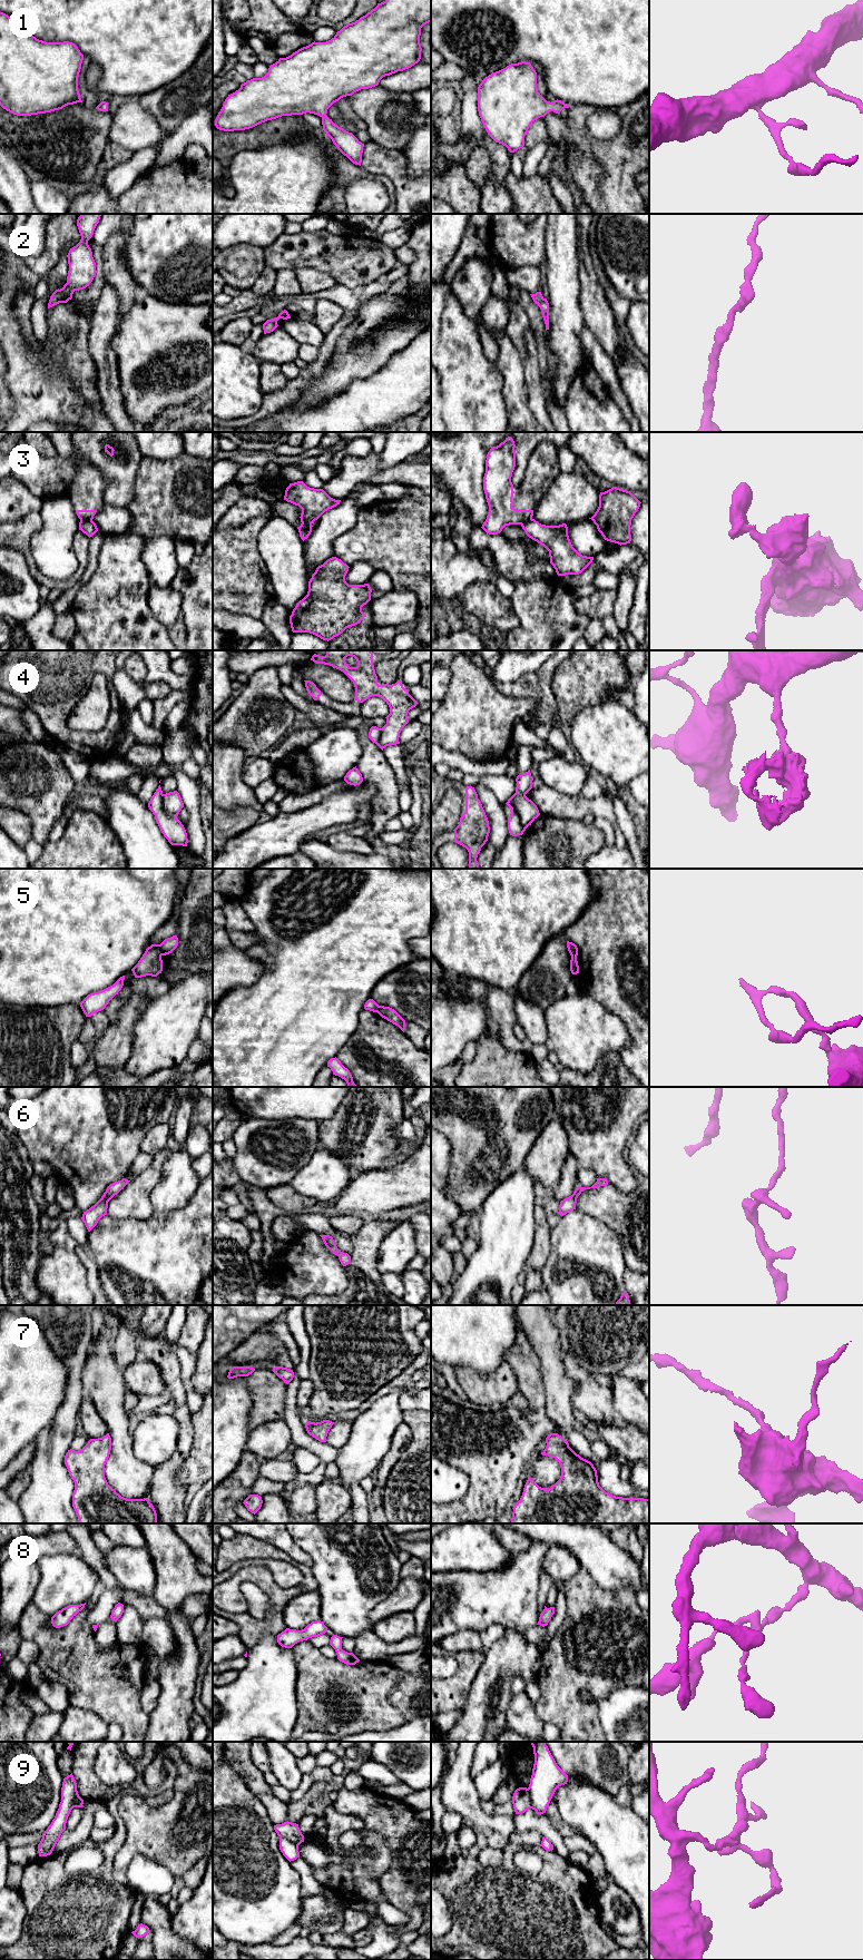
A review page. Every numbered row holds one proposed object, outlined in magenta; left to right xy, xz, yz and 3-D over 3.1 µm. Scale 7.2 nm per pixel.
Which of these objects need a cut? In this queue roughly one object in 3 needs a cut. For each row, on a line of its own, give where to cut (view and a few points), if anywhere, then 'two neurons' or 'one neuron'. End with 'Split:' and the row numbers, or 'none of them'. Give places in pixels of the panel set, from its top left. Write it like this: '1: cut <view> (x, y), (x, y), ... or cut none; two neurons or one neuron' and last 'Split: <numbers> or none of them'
1: cut none; one neuron
2: cut none; one neuron
3: cut xy (80, 519), (91, 520); two neurons
4: cut xy (163, 794), (163, 809), (175, 817); two neurons
5: cut xy (158, 944), (162, 954); two neurons
6: cut none; one neuron
7: cut none; one neuron
8: cut none; one neuron
9: cut yz (527, 1789), (531, 1807); two neurons
Split: 3, 4, 5, 9

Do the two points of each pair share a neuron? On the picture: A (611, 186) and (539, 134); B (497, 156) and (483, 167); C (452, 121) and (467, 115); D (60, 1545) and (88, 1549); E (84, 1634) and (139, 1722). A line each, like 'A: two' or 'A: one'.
A: two
B: two
C: two
D: two
E: one

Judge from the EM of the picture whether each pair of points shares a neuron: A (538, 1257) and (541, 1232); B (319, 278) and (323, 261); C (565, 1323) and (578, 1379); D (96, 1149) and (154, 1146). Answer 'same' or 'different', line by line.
A: same
B: different
C: different
D: different

